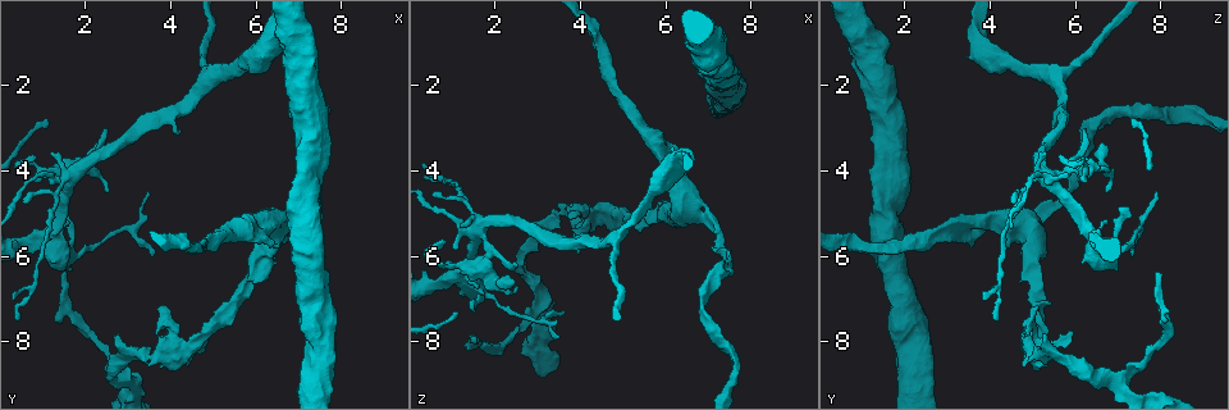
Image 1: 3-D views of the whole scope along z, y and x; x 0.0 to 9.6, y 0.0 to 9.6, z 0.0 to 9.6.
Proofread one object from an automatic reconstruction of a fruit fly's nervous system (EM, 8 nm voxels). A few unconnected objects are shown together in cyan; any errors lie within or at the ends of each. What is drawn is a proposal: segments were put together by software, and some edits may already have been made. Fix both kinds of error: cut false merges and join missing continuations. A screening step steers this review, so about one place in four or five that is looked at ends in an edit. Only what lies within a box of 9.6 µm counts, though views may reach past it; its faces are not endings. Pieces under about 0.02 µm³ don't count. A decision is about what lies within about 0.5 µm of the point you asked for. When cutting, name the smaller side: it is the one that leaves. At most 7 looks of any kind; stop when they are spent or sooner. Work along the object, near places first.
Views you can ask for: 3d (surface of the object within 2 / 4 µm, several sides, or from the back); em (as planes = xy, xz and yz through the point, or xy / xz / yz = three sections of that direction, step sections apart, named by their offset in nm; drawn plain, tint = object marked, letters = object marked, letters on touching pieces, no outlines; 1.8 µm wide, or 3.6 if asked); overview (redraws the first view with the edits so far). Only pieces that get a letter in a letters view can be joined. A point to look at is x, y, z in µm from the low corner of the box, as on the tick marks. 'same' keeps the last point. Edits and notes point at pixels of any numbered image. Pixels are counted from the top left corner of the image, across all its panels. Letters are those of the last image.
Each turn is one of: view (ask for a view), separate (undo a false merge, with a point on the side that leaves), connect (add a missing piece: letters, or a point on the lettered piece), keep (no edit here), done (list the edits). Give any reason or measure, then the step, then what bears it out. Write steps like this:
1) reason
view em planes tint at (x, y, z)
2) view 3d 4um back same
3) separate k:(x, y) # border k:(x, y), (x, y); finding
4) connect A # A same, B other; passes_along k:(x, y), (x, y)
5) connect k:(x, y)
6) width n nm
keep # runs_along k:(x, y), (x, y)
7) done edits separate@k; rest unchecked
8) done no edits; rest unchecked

free end
view 3d 4um at (3.50, 4.50, 7.95)

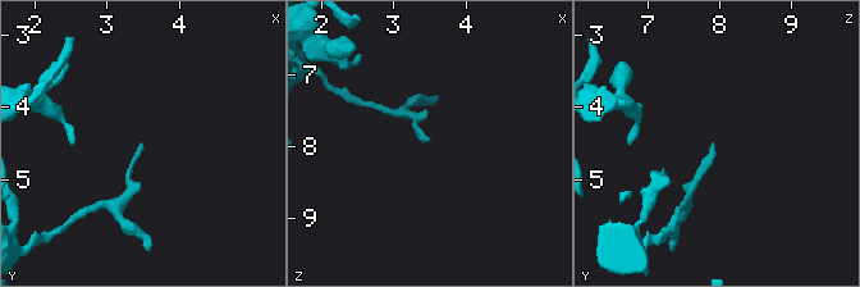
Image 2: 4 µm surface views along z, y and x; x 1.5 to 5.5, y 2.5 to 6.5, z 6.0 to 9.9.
view em planes letters at (3.45, 4.50, 7.90)

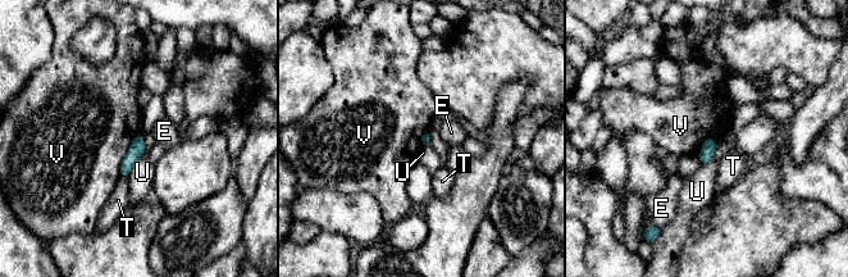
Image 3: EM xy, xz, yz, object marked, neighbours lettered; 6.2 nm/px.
keep # E other, T other, U other, V other; border 3:(140, 134), (133, 139), (118, 176); none of them fits

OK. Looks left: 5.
abrupt turn
view em planes plain at (4.20, 8.25, 5.00)

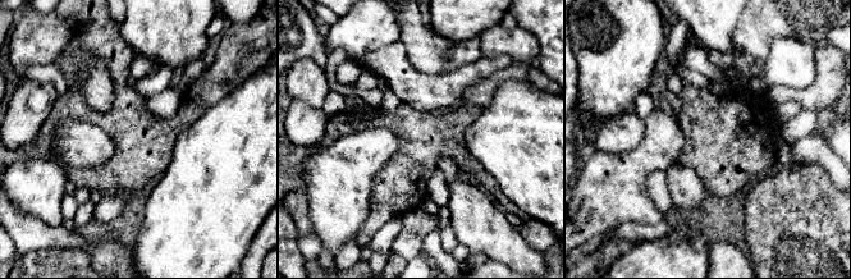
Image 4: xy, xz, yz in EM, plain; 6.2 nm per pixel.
where the object lies
view em planes tint same

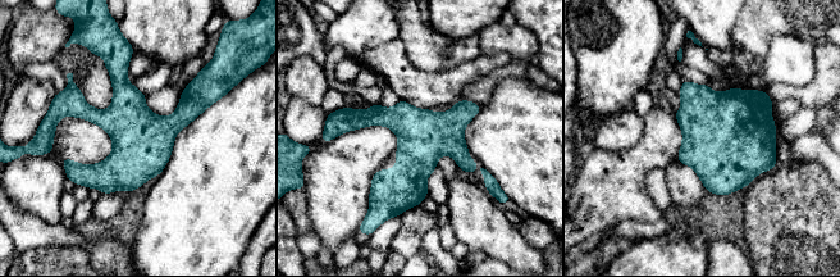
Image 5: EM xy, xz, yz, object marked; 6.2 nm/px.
view em planes letters same

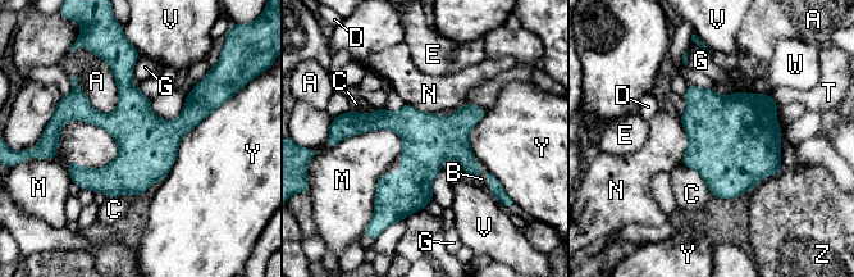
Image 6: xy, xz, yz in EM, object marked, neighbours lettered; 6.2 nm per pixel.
width 320 nm
connect B # A other, B same, C other, D other, E other, G other, M other, N other, T other, V other, W other, Y other, Z other; passes_along 6:(496, 186), (489, 182), (482, 178); the neuron continues

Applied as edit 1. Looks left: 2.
view overview

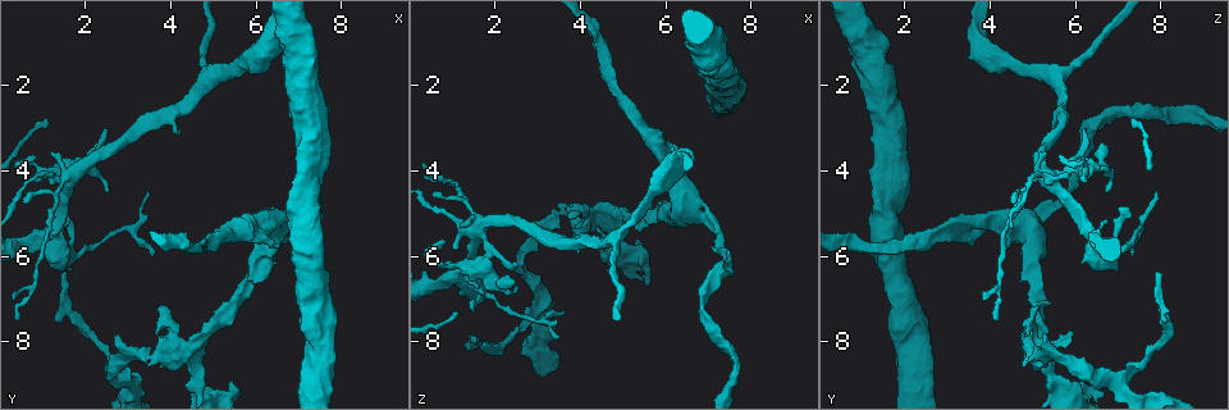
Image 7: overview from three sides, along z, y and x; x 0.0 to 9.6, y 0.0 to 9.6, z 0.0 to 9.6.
long arm stops here
view em planes letters at (1.50, 6.45, 8.00)

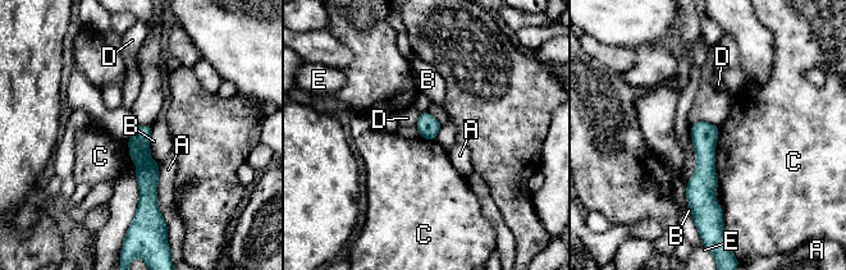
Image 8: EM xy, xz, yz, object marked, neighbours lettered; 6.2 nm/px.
width 130 nm; longest_contact C 380 nm
keep # A other, B other, C other, D other, E other; no lettered piece goes on from it

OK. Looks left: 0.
done edits connect@6; rest unchecked

